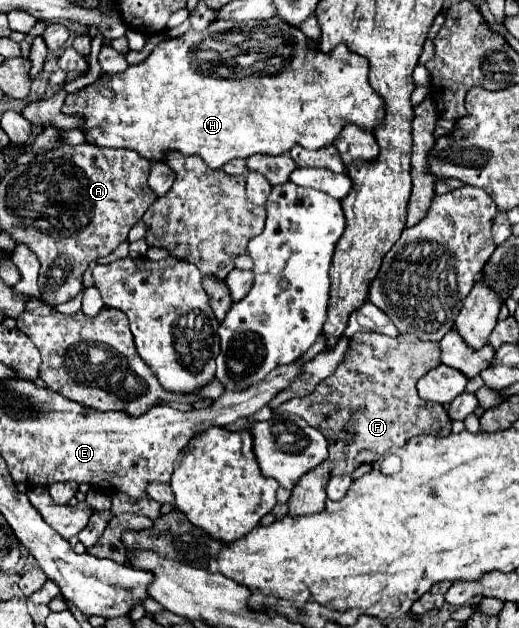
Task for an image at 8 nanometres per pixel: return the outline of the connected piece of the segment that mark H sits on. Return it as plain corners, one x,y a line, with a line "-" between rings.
273,17
273,31
267,31
261,21
255,21
255,23
213,21
201,33
187,31
185,35
181,35
177,39
165,39
139,65
131,65
131,67
127,67
127,71
123,71
119,75
103,73
103,75
99,75
99,79
95,83
87,85
85,89
81,89
77,93
71,93
65,99
63,111
67,115
81,115
81,117
85,117
83,133
85,133
87,141
93,143
93,145
137,149
143,157
147,157
147,159
155,157
157,161
161,161
167,151
177,149
183,155
199,155
211,169
219,169
223,163
227,163
227,161
231,161
235,157
245,159
245,157
255,155
255,153
279,155
279,153
287,153
295,145
301,145
305,149
319,149
319,147
333,145
337,141
337,137
341,135
341,131
345,129
345,125
349,125
349,123
353,123
353,125
357,125
357,127
361,127
365,131
373,131
383,121
383,107
385,107
385,103
383,103
381,95
377,95
377,91
373,91
371,85
369,85
369,79
367,79
367,59
365,57
349,51
349,47
345,47
345,43
337,45
329,53
323,53
319,49
319,41
309,41
309,37
305,37
303,31
291,27
289,23
283,23
279,17

